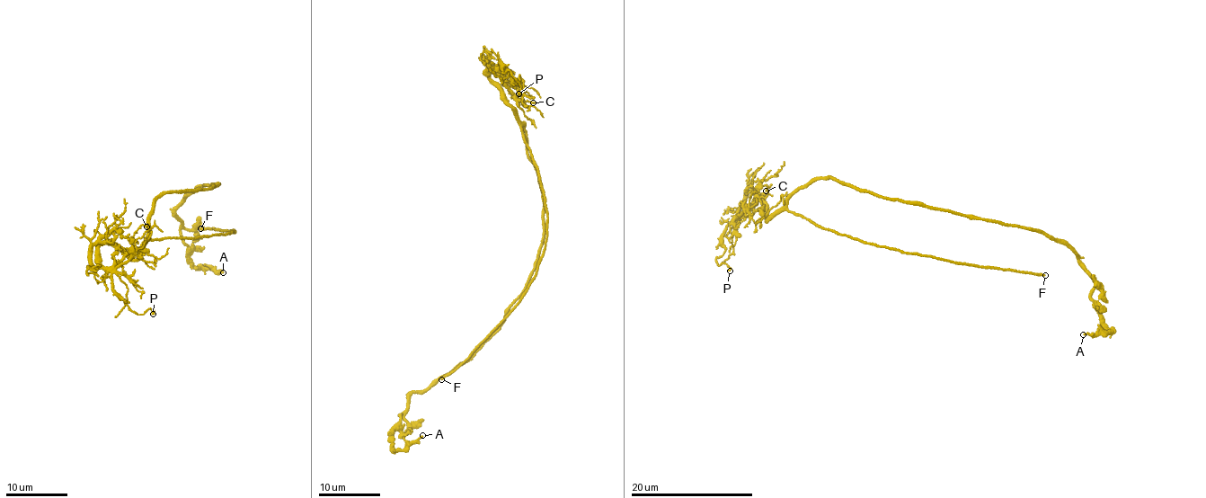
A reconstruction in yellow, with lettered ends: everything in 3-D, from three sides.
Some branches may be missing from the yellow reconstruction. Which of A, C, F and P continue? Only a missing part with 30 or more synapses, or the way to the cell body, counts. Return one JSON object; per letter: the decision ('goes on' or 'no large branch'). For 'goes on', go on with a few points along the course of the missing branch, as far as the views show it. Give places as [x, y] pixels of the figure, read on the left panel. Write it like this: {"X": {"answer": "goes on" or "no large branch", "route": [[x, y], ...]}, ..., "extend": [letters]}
{"A": {"answer": "no large branch"}, "C": {"answer": "no large branch"}, "F": {"answer": "goes on", "route": [[200, 228], [175, 223], [170, 225], [185, 235], [195, 231], [228, 237], [252, 247], [279, 233], [293, 220]]}, "P": {"answer": "no large branch"}, "extend": ["F"]}

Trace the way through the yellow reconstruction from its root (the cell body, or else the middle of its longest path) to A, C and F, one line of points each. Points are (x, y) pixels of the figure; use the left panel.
A: (182, 191), (207, 189), (220, 182), (196, 185), (175, 213), (192, 264), (223, 272)
C: (182, 191), (153, 200), (142, 253), (114, 267), (93, 263), (103, 237), (113, 231), (129, 238), (146, 226)
F: (182, 191), (165, 192), (153, 200), (147, 222), (149, 237), (189, 238), (236, 231), (214, 226), (200, 228)

